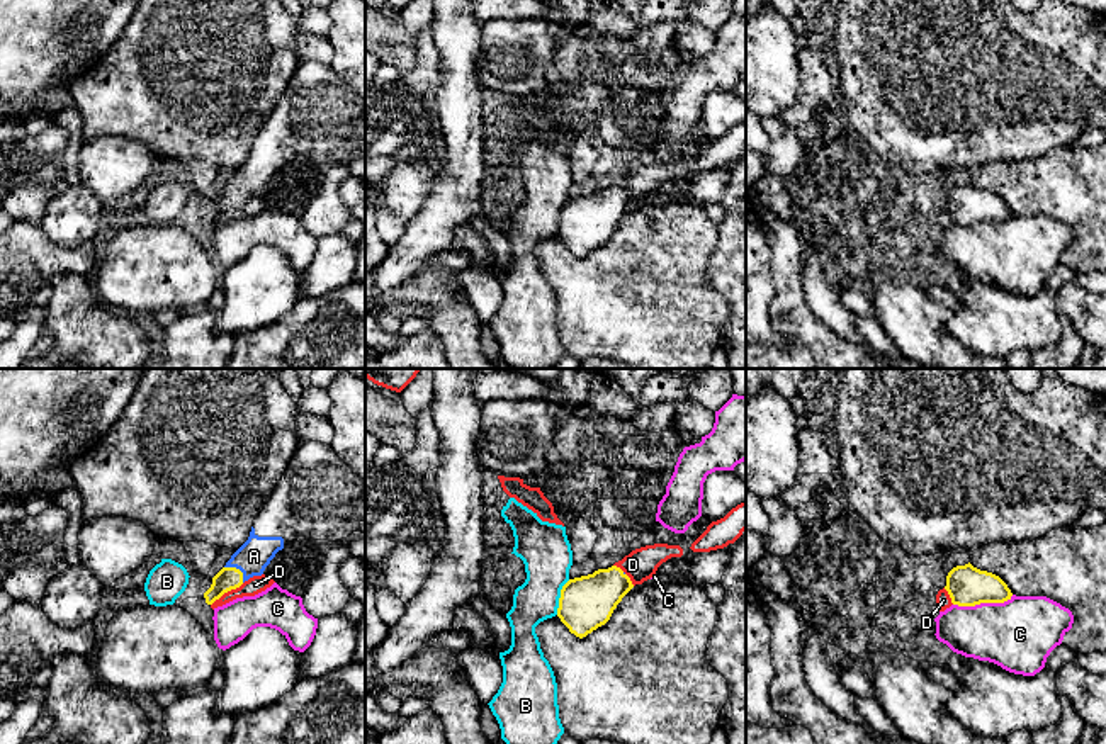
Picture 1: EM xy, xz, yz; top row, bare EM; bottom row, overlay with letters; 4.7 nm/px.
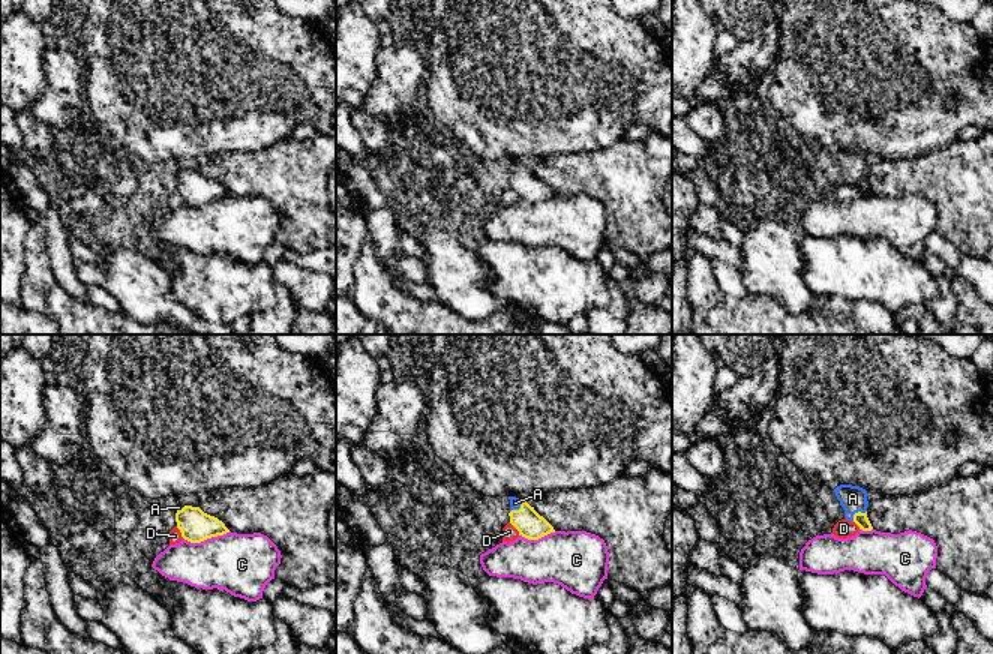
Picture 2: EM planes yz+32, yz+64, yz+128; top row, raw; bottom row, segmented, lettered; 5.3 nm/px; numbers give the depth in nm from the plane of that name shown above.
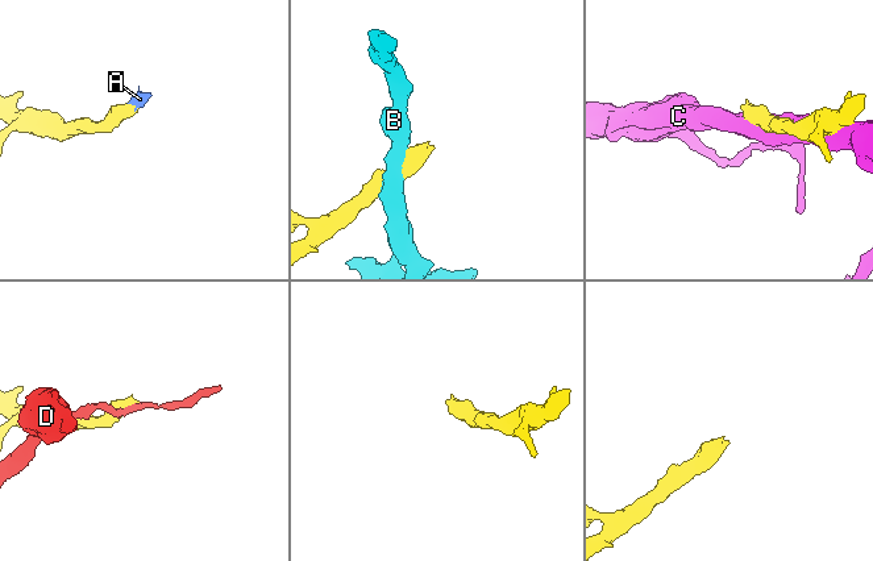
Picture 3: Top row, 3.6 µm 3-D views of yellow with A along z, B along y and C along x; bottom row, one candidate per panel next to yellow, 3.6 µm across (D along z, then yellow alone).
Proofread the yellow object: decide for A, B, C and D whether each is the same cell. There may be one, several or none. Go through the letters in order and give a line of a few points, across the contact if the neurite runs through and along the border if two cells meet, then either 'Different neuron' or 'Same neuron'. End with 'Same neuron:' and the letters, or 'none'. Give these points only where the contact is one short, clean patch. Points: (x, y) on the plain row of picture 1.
A: Line: xy (228, 197), (238, 189), (253, 175). Same neuron
B: Different neuron
C: Different neuron
D: Line: xy (243, 202), (225, 211), (211, 225). Different neuron
Same neuron: A

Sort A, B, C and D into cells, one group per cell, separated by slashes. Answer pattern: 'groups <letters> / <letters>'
groups A / B / C / D

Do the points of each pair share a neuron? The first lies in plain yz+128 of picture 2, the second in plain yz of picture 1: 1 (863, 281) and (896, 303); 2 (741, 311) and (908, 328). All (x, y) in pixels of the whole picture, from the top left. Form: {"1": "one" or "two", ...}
{"1": "two", "2": "two"}

